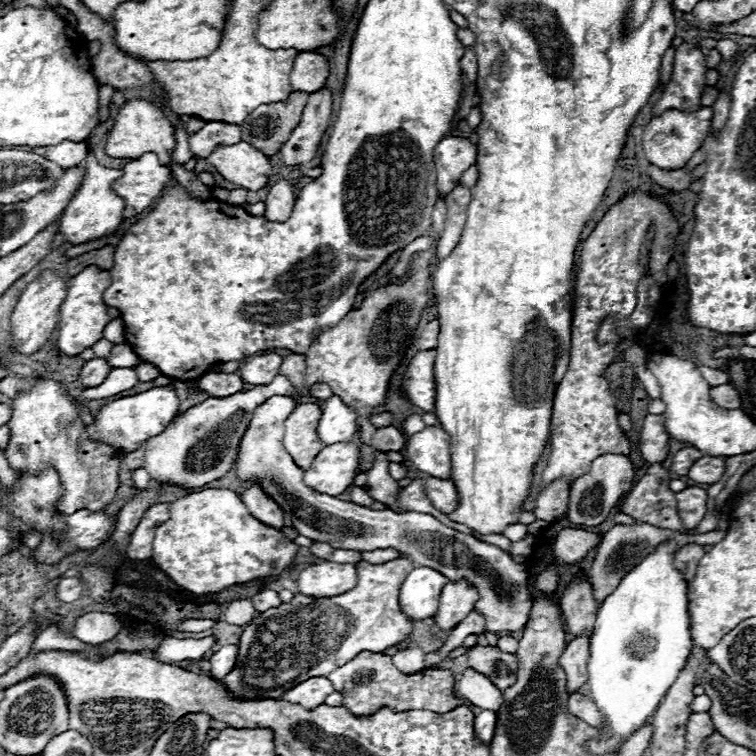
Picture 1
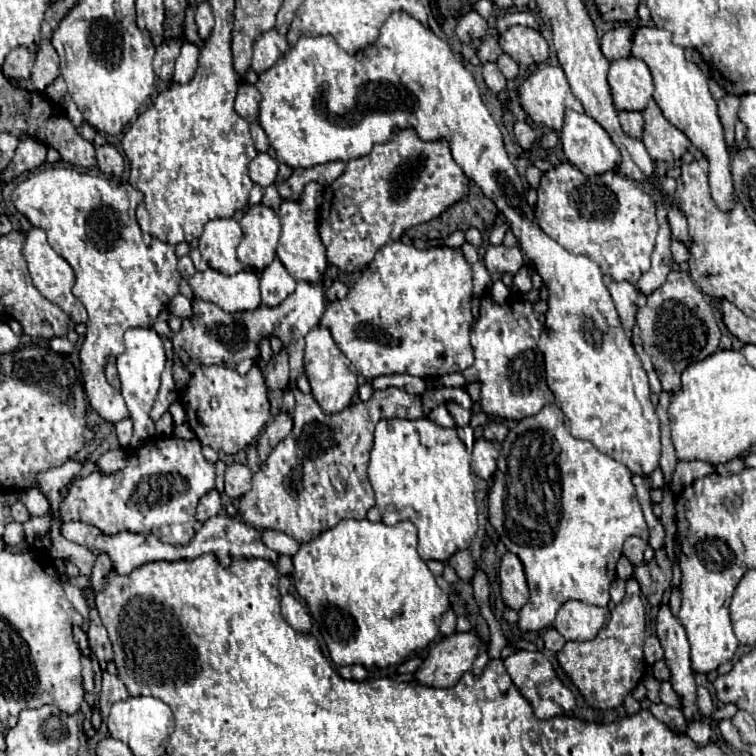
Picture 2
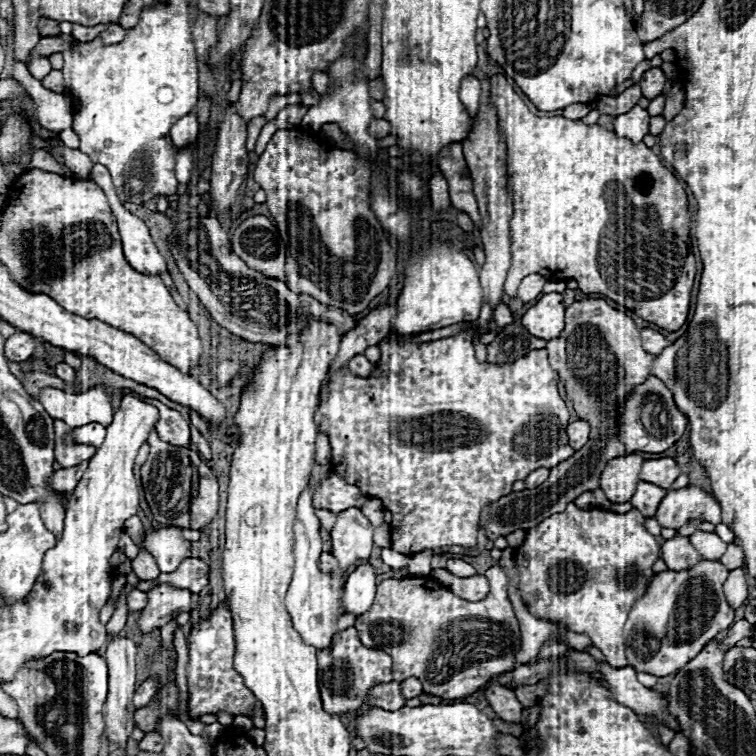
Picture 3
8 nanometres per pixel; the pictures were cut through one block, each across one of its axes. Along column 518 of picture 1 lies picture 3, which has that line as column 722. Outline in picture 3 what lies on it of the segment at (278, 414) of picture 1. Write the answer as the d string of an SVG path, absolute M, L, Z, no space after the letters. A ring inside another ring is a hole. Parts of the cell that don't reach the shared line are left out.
M700 560L690 570L666 570L656 574L624 624L628 664L636 672L658 678L674 674L714 640L718 632L726 630L734 622L734 608L730 608L722 592L728 572L730 570L718 560Z

